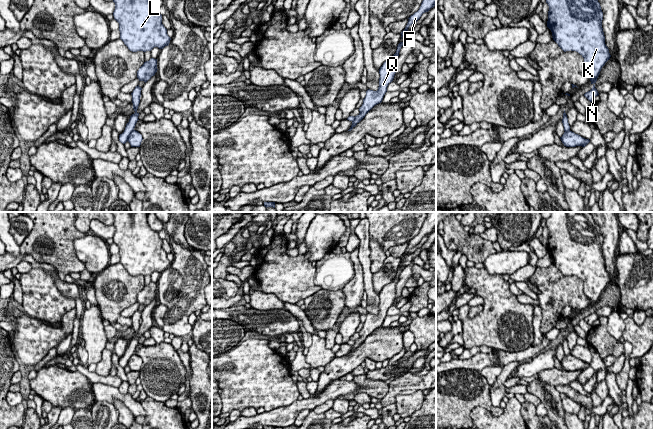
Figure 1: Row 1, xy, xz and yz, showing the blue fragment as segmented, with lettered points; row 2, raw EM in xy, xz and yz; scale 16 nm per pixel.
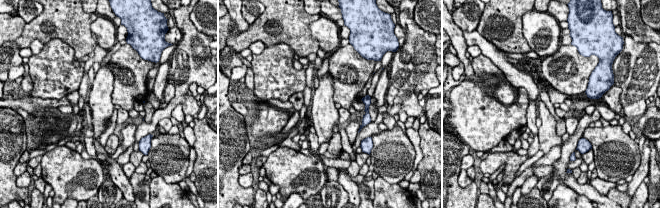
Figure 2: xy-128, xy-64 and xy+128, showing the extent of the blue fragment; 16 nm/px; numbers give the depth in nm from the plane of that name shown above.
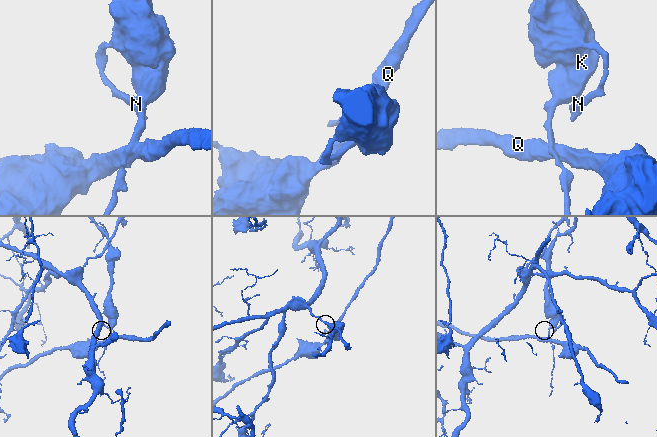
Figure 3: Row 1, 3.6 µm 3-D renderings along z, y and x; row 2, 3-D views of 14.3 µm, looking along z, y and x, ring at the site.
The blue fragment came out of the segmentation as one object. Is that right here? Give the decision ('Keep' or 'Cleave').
Cleave

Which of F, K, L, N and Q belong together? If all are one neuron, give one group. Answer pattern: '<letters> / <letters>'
F Q / K L N

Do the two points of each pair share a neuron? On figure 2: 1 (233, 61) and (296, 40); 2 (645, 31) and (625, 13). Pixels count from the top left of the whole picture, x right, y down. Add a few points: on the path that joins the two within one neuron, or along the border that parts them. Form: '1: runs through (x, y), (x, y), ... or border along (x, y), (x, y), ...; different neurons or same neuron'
1: border along (228, 46), (238, 53); different neurons
2: runs through (640, 28), (630, 18); same neuron

